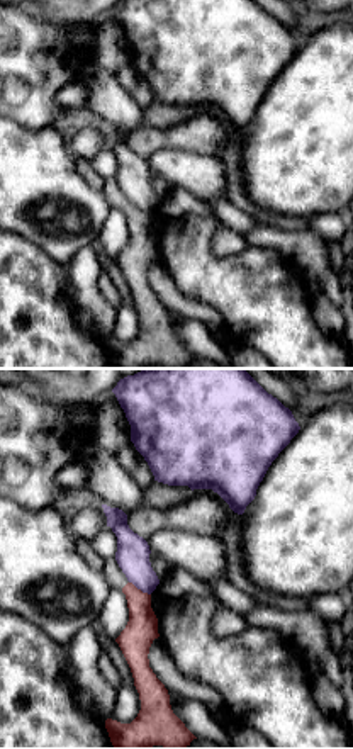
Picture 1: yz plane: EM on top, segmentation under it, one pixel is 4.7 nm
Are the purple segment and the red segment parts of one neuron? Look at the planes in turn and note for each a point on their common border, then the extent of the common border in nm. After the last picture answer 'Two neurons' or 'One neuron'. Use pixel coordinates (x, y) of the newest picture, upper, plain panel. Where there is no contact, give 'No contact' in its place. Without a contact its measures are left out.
Touches purple at (140, 208). Shared border 120 nm

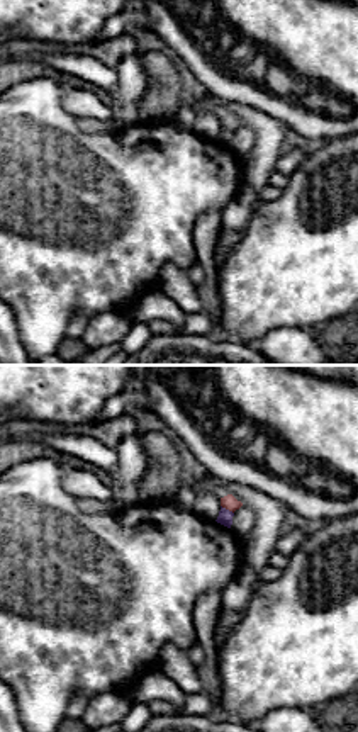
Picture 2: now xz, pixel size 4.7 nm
Touches purple at (228, 129). Shared border 80 nm

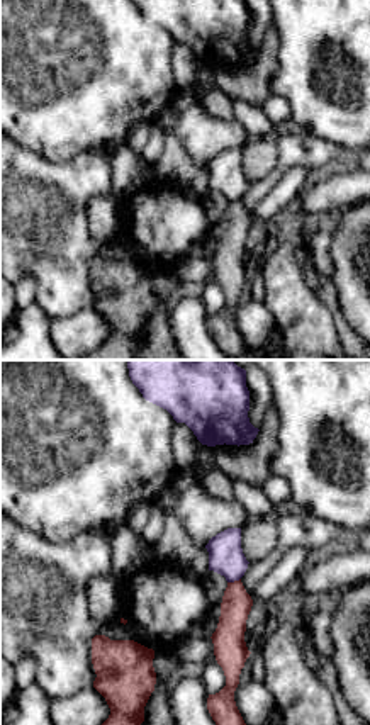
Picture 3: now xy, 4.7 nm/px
Touches purple at (233, 201). Shared border 70 nm

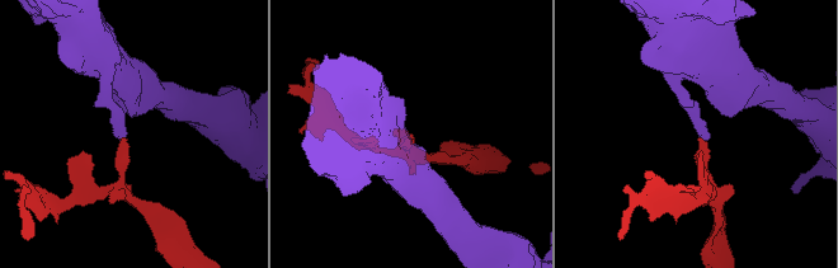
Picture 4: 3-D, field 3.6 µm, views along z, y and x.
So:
Two neurons

